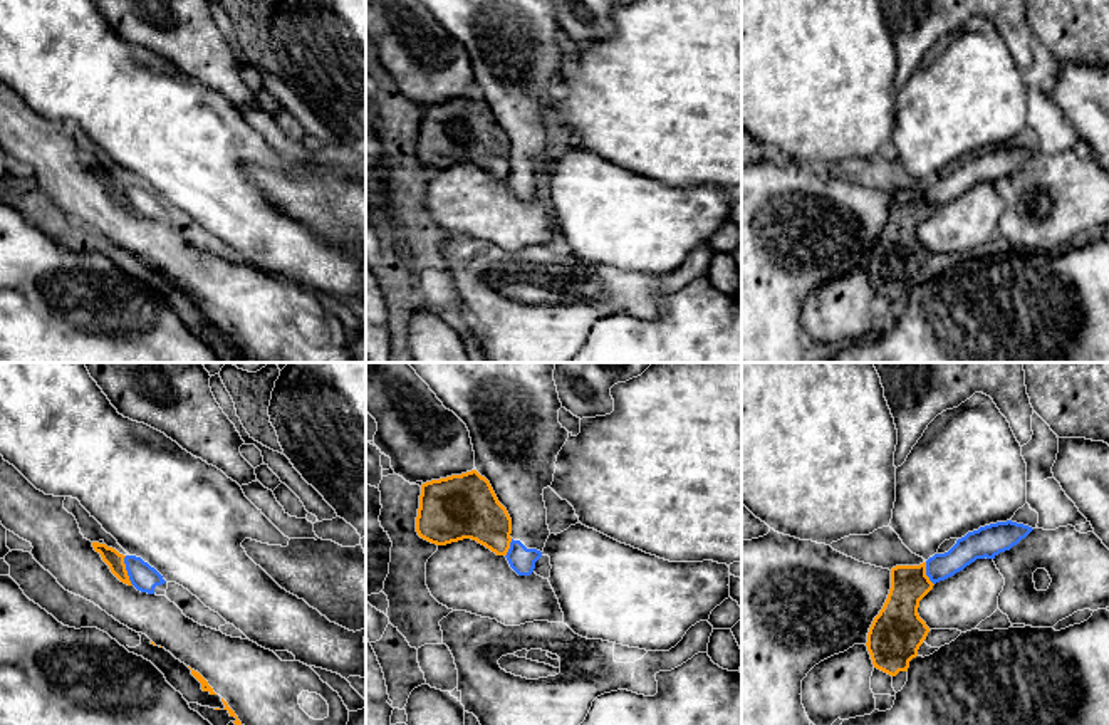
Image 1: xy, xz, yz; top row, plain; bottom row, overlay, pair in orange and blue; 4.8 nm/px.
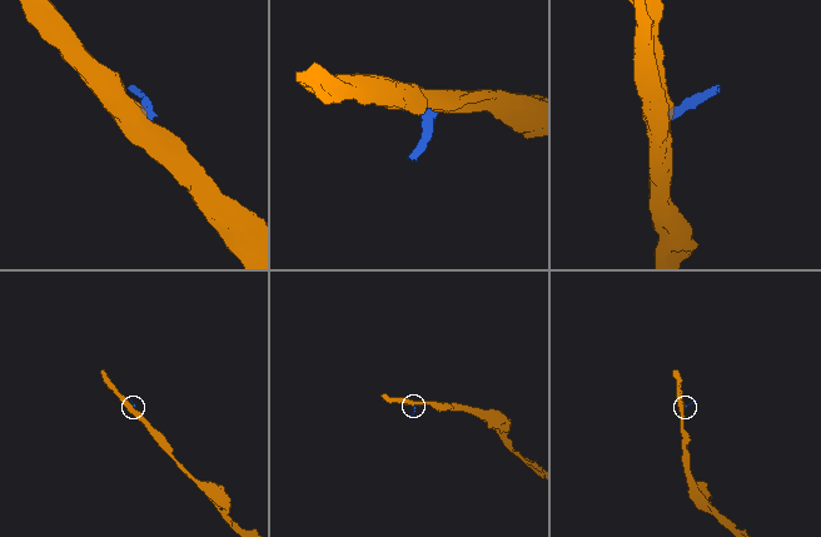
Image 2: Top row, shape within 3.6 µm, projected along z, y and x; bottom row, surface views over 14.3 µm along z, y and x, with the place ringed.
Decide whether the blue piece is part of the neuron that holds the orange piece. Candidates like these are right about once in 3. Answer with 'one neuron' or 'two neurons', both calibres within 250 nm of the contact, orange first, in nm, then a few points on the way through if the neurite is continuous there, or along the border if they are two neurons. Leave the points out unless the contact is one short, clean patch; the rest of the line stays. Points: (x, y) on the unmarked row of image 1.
two neurons; calibres 80 and 130 nm; border xy (124, 180), (124, 193), (133, 208)

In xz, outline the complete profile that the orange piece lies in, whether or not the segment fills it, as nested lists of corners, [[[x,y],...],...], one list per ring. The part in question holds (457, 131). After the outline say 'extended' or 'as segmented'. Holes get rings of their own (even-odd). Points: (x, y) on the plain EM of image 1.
[[[471,94],[421,109],[416,156],[436,170],[471,163],[507,180],[512,143],[490,106]]] | as segmented

